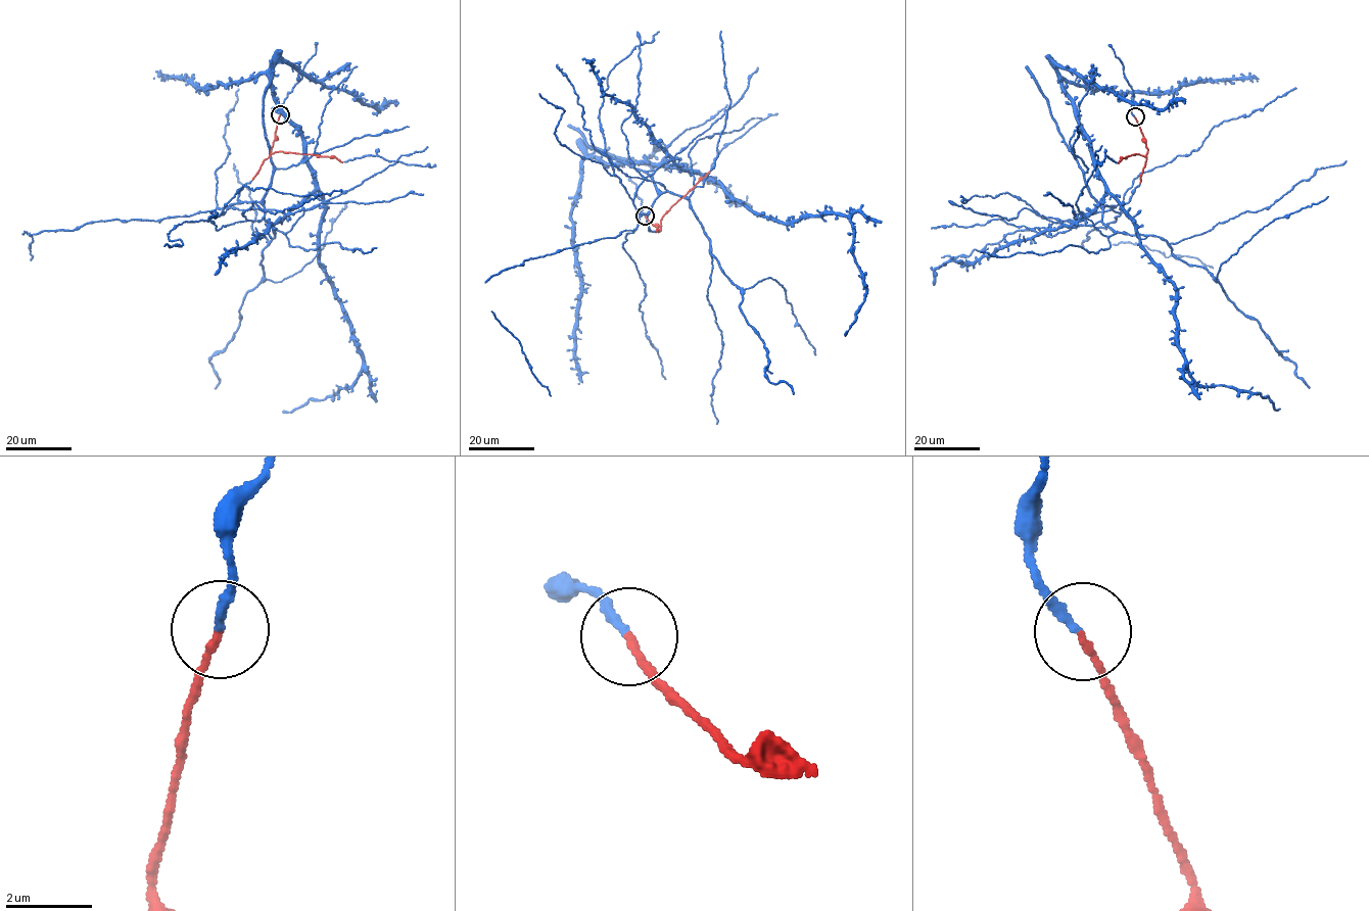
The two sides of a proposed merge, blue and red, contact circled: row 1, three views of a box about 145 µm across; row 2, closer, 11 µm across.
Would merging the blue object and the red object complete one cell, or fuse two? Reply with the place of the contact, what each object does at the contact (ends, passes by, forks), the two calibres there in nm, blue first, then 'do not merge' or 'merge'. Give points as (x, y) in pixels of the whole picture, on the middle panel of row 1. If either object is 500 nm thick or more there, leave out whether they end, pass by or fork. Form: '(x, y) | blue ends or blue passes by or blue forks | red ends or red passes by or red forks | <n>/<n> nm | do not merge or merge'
(645, 216) | blue ends | red ends | 200/160 nm | merge

